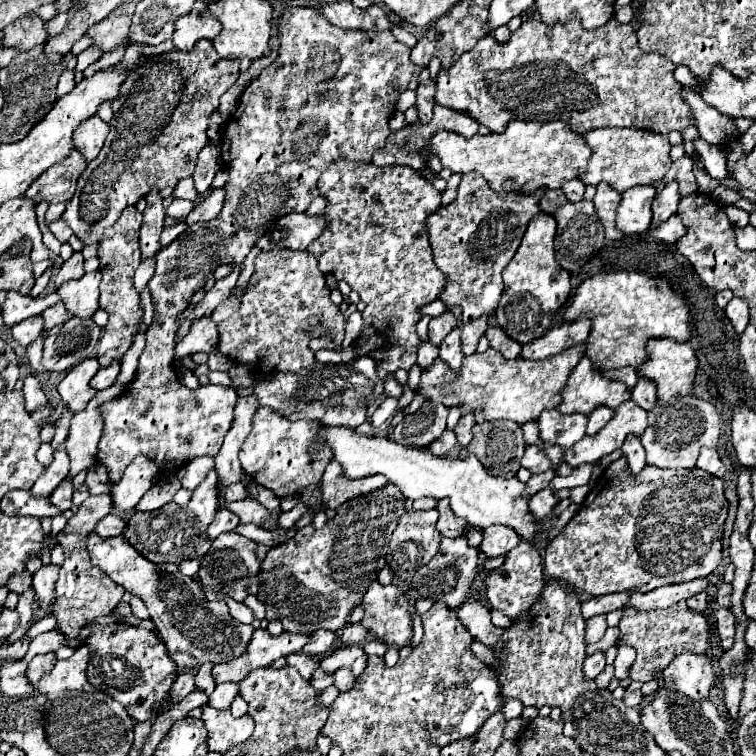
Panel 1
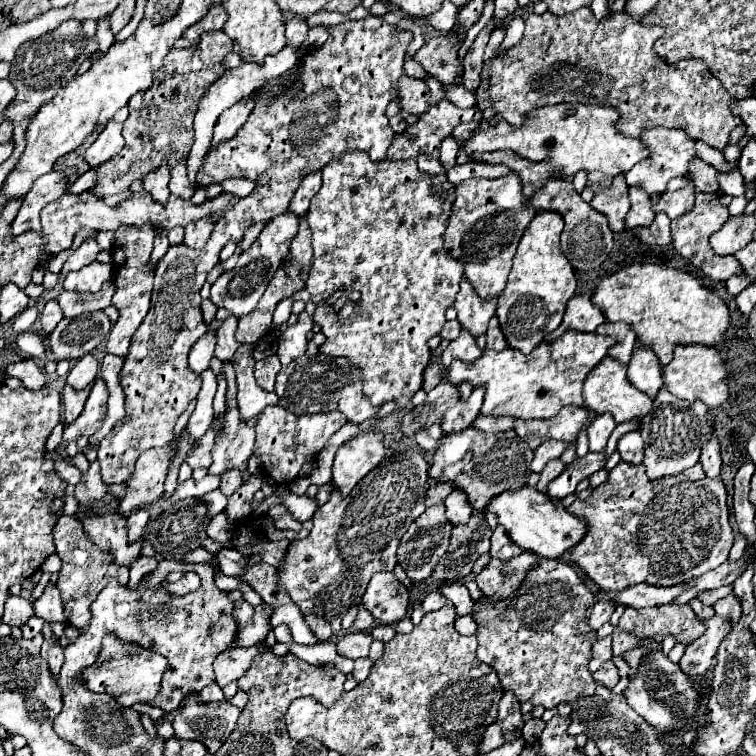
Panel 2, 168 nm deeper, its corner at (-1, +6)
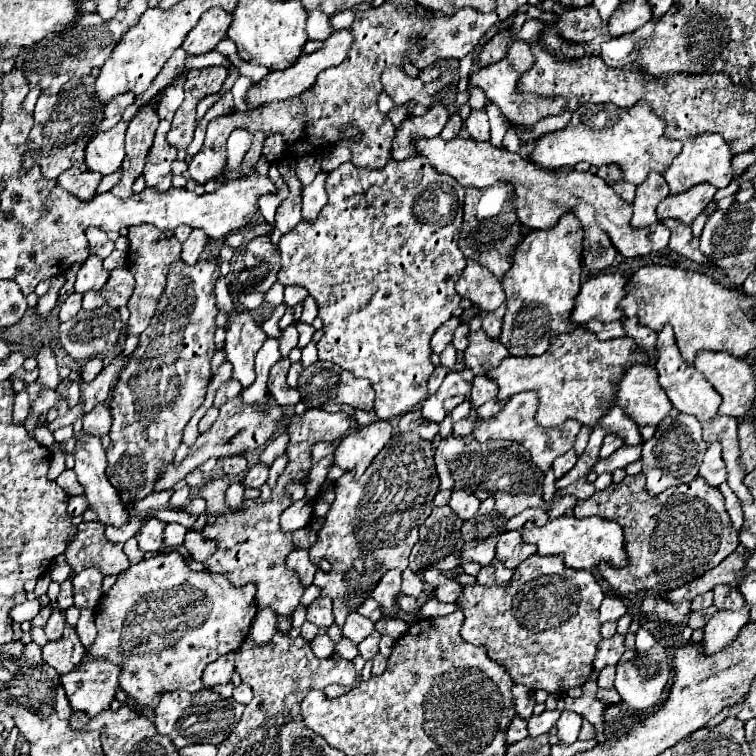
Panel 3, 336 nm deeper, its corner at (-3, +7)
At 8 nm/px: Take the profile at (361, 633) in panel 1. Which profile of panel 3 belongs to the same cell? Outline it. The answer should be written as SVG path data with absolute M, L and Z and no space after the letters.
M367 598L363 604L361 604L361 608L357 608L357 612L359 614L363 614L365 618L369 618L371 622L377 622L383 614L381 614L381 608L377 606L377 602L373 600L373 598Z

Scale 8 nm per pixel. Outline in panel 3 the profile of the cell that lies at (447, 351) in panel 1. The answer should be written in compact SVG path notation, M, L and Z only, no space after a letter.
M483 330L471 332L467 340L469 346L463 352L461 364L469 368L473 374L483 374L485 368L497 366L509 354L499 340L491 340Z

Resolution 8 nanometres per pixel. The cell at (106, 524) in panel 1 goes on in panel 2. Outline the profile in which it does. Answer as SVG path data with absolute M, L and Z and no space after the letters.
M137 509L133 511L129 517L127 517L127 527L129 527L129 541L139 541L143 531L145 531L145 525L149 521L149 511L147 509Z

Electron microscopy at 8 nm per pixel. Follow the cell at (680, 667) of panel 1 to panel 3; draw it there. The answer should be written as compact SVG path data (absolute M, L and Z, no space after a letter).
M743 606L741 610L729 612L717 612L707 626L703 628L703 652L705 654L715 654L721 652L727 644L733 642L733 638L739 634L739 630L749 622L749 606Z

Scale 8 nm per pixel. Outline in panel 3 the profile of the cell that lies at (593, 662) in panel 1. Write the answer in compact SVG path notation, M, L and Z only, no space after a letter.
M615 634L615 636L607 638L607 640L601 640L601 646L599 646L597 656L595 656L595 662L593 662L593 668L597 672L603 670L605 666L615 666L619 662L621 654L625 652L623 640L625 640L623 634Z

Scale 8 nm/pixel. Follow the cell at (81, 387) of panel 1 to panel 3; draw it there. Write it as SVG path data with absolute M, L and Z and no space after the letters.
M91 358L91 360L85 362L85 366L81 370L81 378L85 382L91 382L101 372L101 368L103 368L103 360L101 358Z

